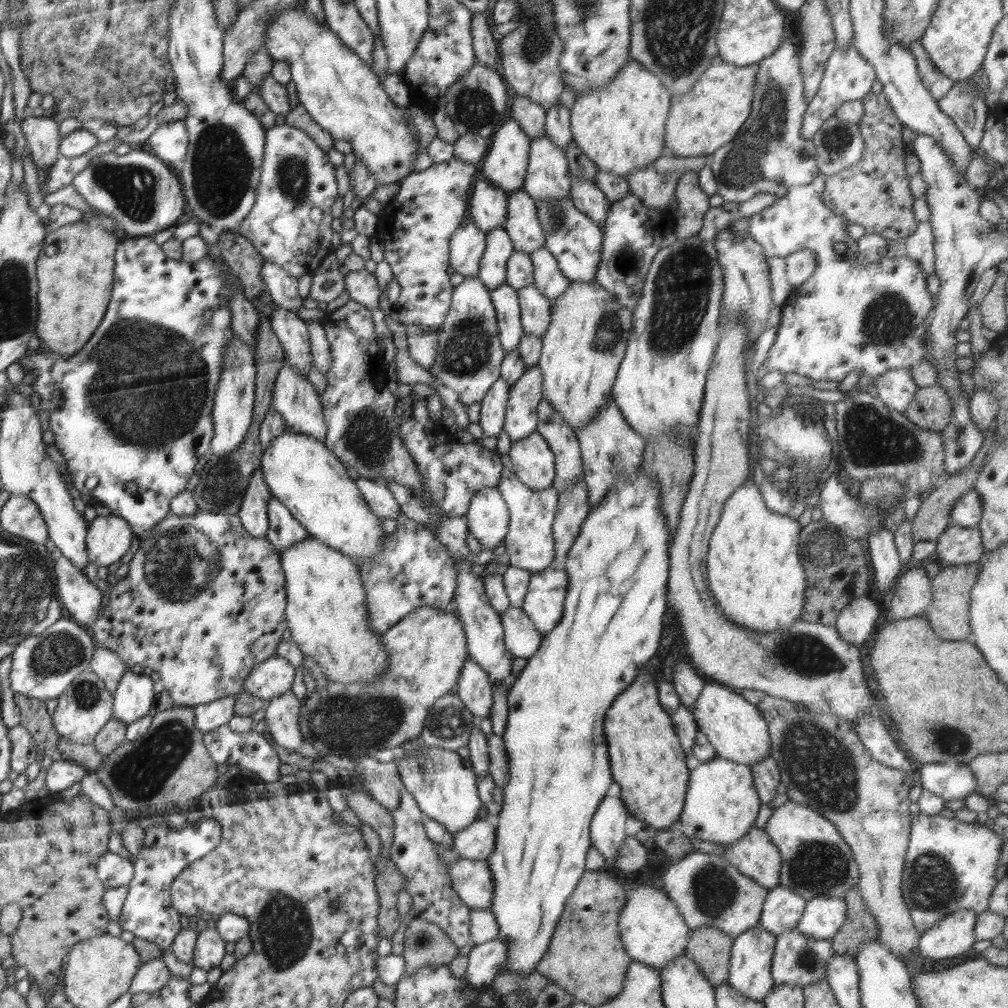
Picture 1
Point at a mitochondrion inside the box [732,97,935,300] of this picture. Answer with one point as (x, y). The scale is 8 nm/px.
(836, 139)

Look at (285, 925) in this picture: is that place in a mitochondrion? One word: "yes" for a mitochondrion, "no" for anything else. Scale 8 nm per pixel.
yes

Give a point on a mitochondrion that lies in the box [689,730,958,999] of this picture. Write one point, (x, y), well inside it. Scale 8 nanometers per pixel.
(816, 866)

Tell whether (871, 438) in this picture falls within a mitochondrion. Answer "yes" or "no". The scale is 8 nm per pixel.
yes

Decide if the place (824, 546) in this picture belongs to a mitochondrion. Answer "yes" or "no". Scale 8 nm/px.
yes

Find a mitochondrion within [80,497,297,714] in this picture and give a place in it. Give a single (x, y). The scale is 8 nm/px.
(182, 561)

